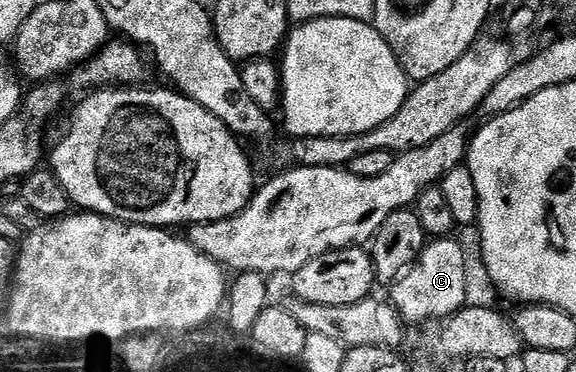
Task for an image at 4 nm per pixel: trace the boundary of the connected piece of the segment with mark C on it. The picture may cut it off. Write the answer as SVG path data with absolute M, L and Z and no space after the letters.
M450 237L431 240L415 259L413 267L389 286L388 300L407 326L443 321L467 304L466 253L461 243L454 240Z

